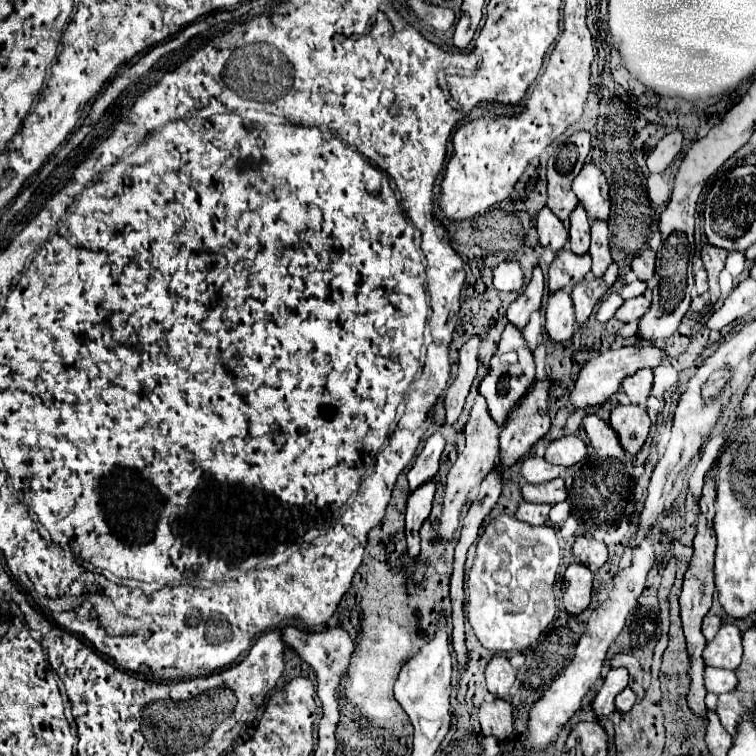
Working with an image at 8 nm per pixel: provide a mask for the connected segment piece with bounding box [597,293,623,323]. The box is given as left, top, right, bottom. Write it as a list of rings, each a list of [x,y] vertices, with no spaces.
[[[611,293],[611,295],[601,303],[601,307],[599,307],[599,311],[597,311],[597,319],[599,319],[601,323],[607,323],[621,305],[623,305],[623,299],[621,299],[617,293]]]

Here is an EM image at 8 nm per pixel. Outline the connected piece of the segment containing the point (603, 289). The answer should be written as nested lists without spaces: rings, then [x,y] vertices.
[[[613,263],[601,279],[591,279],[591,281],[585,279],[583,283],[579,283],[579,287],[573,289],[571,299],[573,299],[573,307],[575,307],[575,321],[579,327],[587,325],[593,307],[609,291],[609,287],[615,283],[615,279],[617,279],[617,265]]]

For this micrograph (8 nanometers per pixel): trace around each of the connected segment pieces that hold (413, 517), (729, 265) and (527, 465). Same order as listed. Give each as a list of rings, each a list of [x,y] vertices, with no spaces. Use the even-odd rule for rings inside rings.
[[[435,481],[425,483],[421,489],[413,491],[407,499],[407,513],[405,513],[405,537],[407,537],[407,553],[411,559],[419,557],[419,529],[423,521],[431,513],[435,493]]]
[[[729,253],[727,261],[725,261],[725,269],[733,277],[739,277],[745,271],[745,255],[743,253]]]
[[[525,457],[521,473],[529,483],[537,485],[537,483],[547,483],[551,479],[557,479],[561,475],[561,467],[547,463],[543,457]]]

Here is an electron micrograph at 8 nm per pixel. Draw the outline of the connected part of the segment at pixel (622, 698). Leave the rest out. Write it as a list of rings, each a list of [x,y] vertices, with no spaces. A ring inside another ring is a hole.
[[[625,687],[625,689],[617,695],[615,705],[617,705],[617,711],[619,711],[619,713],[627,713],[627,711],[635,705],[635,693],[633,693],[629,687]]]

